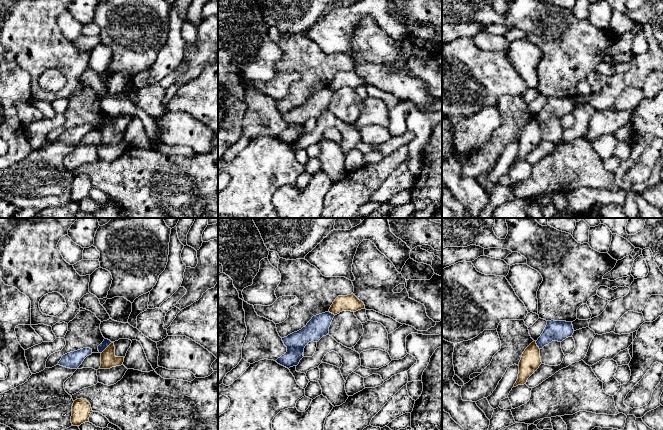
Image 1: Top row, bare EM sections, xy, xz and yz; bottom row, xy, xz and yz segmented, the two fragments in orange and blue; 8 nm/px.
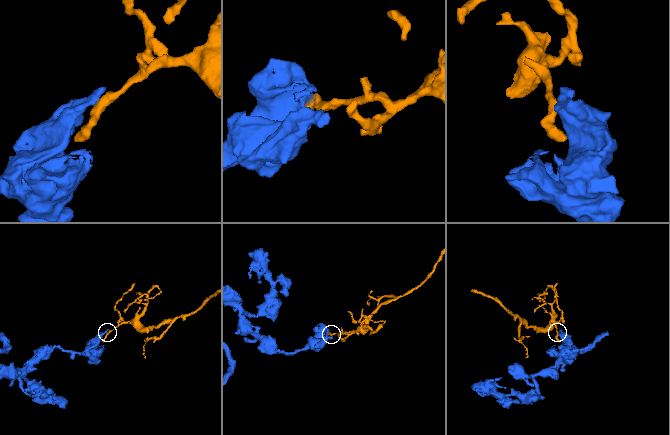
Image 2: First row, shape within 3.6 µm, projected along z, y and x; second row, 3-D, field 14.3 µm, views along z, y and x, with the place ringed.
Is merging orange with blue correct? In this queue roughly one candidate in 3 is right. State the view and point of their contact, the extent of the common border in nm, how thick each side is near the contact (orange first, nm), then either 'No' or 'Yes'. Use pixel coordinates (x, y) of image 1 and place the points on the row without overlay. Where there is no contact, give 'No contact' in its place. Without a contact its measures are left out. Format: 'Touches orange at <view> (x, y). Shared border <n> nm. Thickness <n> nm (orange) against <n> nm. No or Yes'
Touches orange at xy (106, 124). Shared border 130 nm. Thickness 130 nm (orange) against 60 nm. No

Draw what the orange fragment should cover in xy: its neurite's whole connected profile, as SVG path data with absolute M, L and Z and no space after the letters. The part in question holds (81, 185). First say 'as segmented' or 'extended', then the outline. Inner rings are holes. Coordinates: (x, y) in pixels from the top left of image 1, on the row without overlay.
as segmented | M81 174L75 176L72 182L72 201L80 202L83 199L88 198L92 188L91 181L86 175Z

